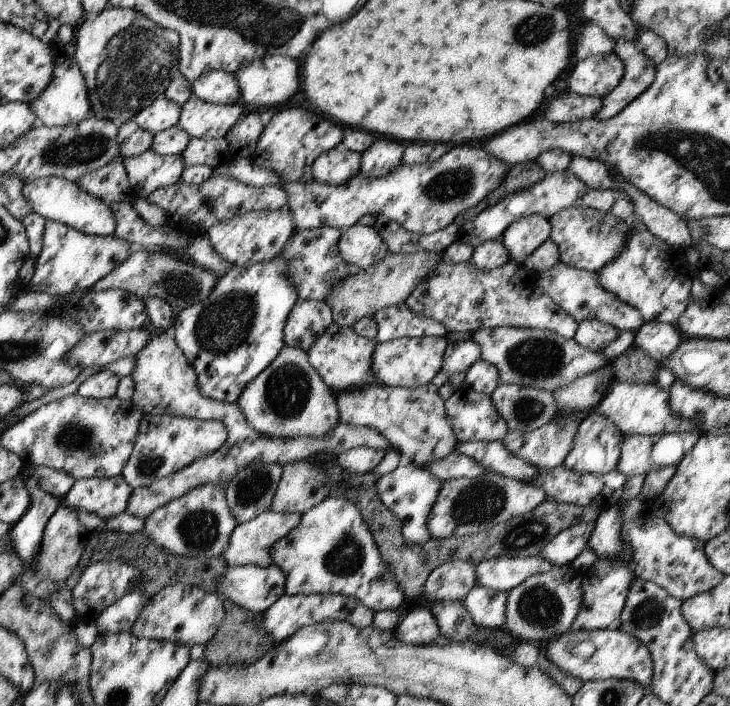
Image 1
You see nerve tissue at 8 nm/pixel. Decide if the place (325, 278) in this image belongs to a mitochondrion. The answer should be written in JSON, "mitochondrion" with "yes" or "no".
{"mitochondrion":"yes"}

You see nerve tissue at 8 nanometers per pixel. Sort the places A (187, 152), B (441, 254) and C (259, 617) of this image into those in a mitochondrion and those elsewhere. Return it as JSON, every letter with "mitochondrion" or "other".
{"A":"other","B":"other","C":"other"}

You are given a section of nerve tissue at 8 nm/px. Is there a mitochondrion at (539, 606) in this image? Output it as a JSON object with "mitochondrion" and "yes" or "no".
{"mitochondrion":"yes"}

